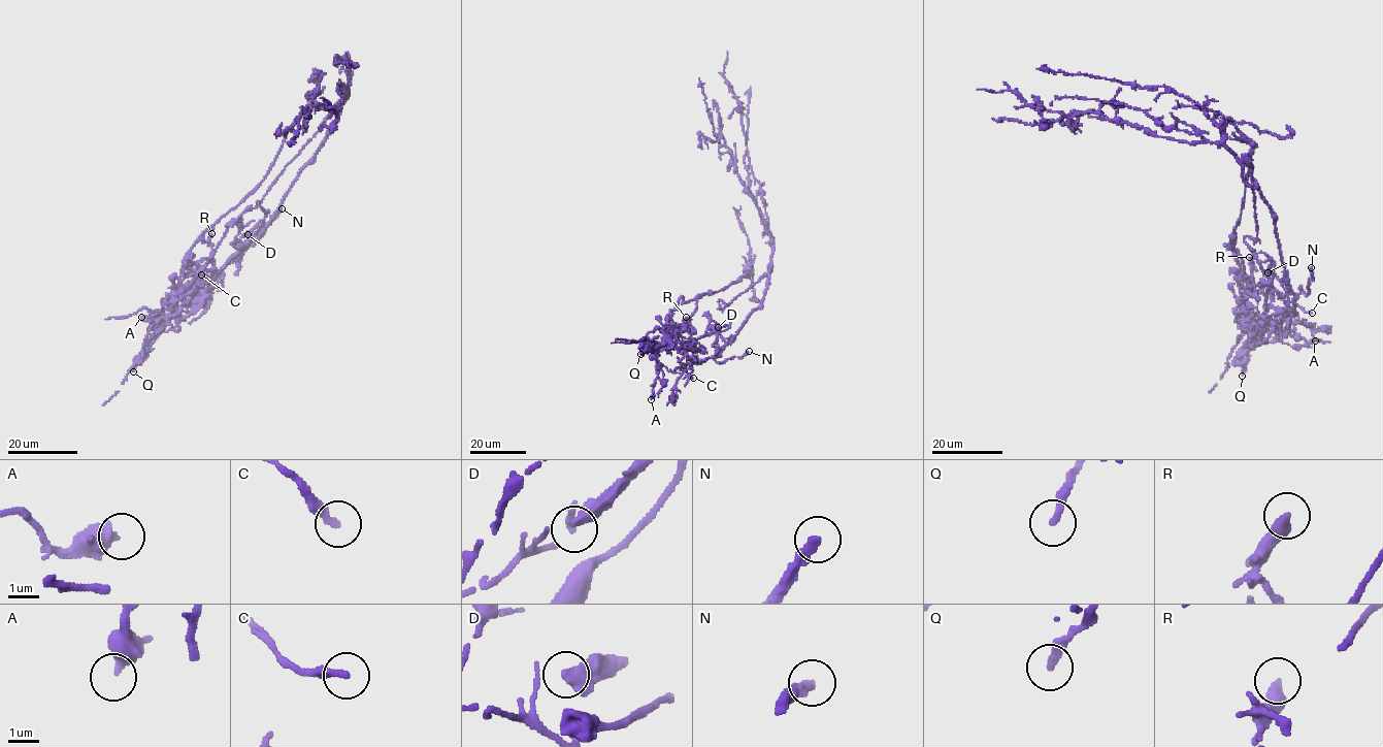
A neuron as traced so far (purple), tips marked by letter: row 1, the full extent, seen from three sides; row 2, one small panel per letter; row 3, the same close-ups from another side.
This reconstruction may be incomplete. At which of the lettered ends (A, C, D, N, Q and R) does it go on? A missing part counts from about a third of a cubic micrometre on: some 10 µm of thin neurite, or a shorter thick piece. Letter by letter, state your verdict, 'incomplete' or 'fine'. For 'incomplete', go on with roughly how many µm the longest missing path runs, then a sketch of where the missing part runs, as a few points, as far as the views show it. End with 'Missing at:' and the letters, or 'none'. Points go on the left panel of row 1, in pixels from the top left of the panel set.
A: fine
C: fine
D: fine
N: incomplete; about 70 µm are missing
Q: fine
R: fine
Missing at: N

